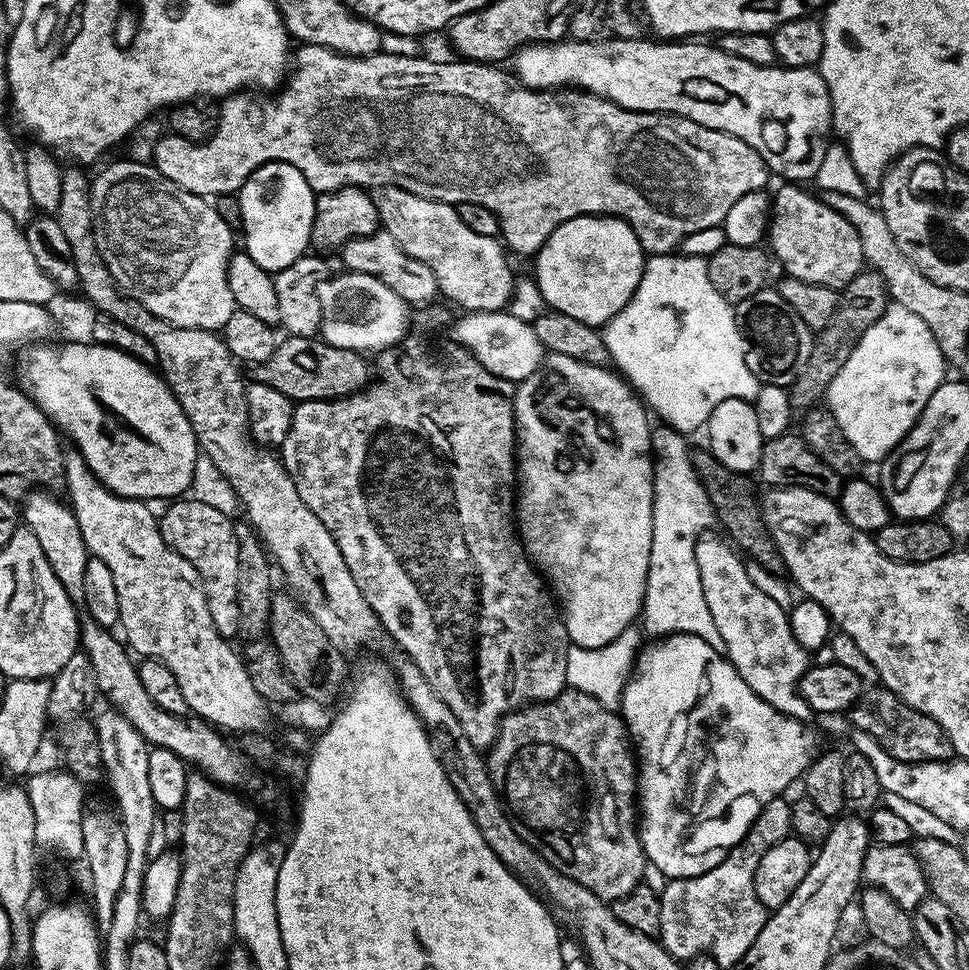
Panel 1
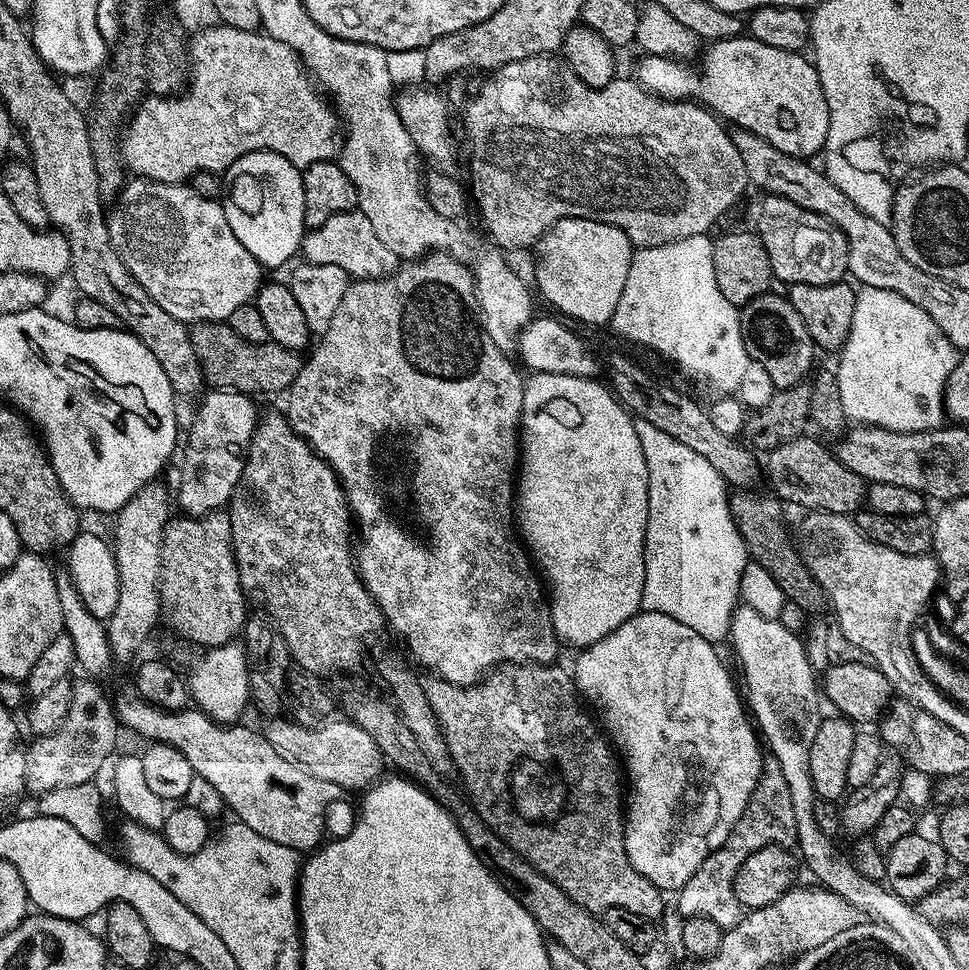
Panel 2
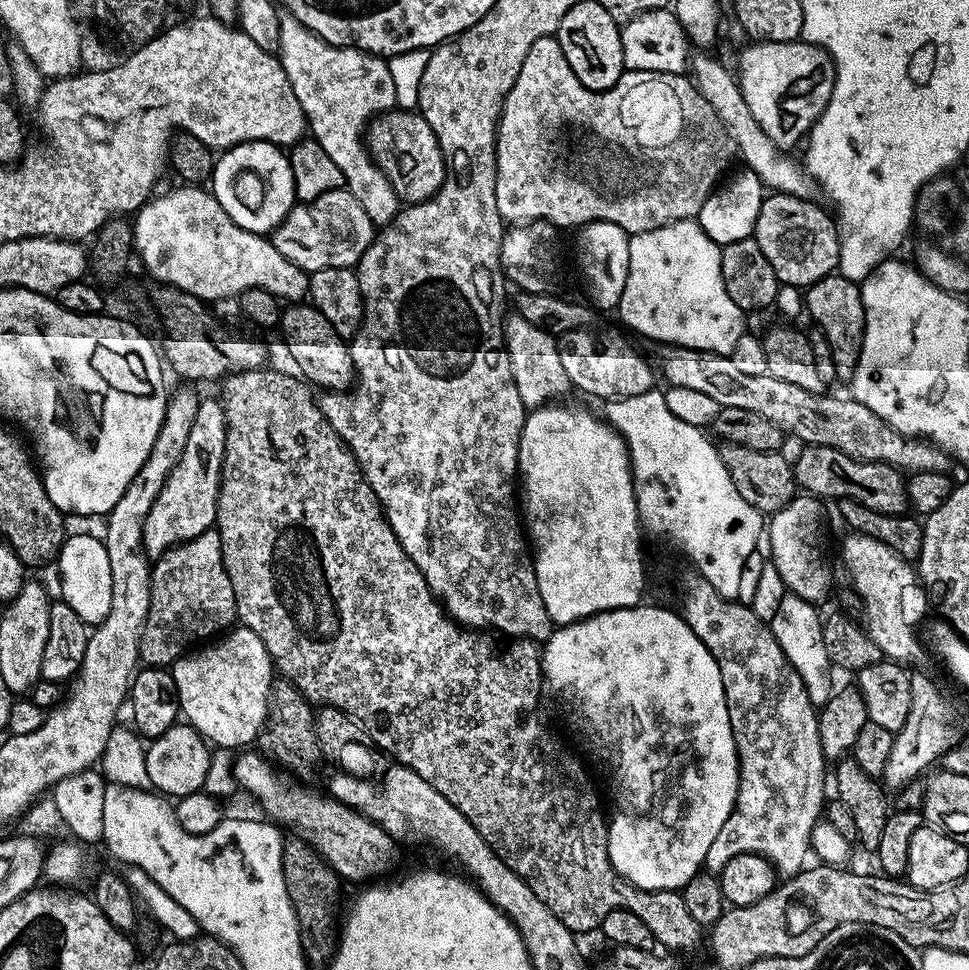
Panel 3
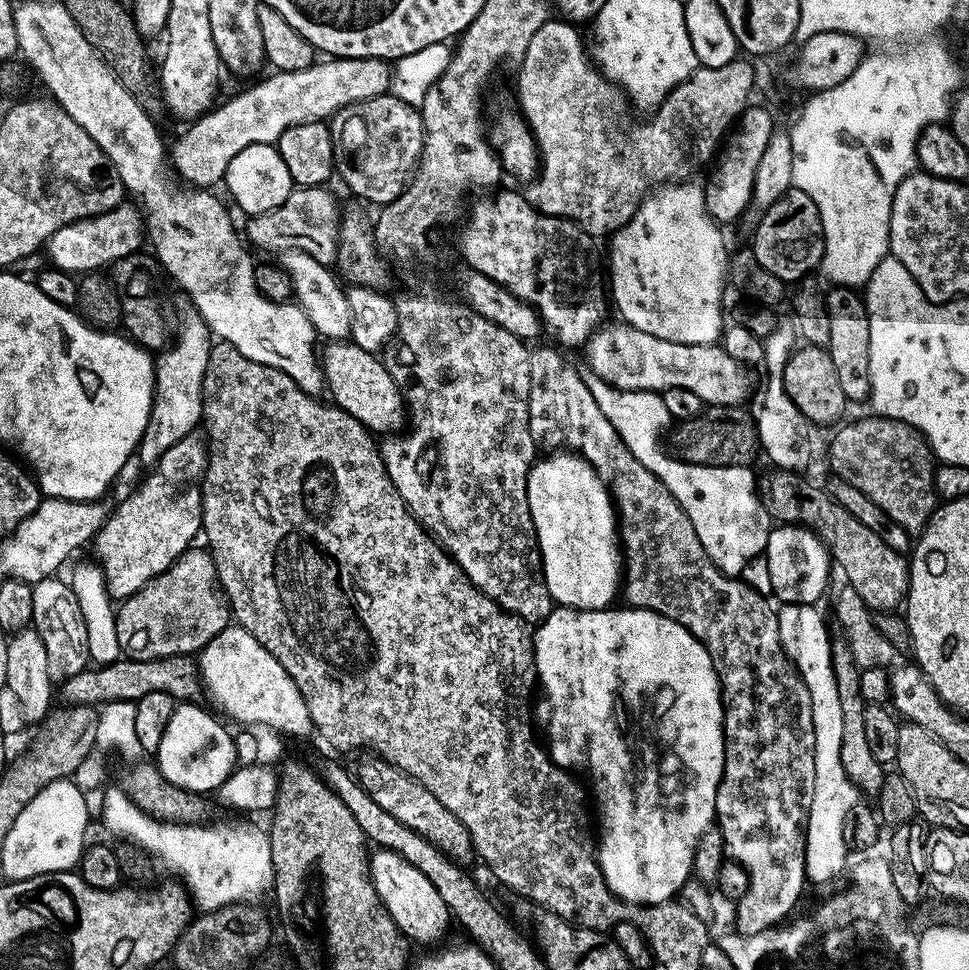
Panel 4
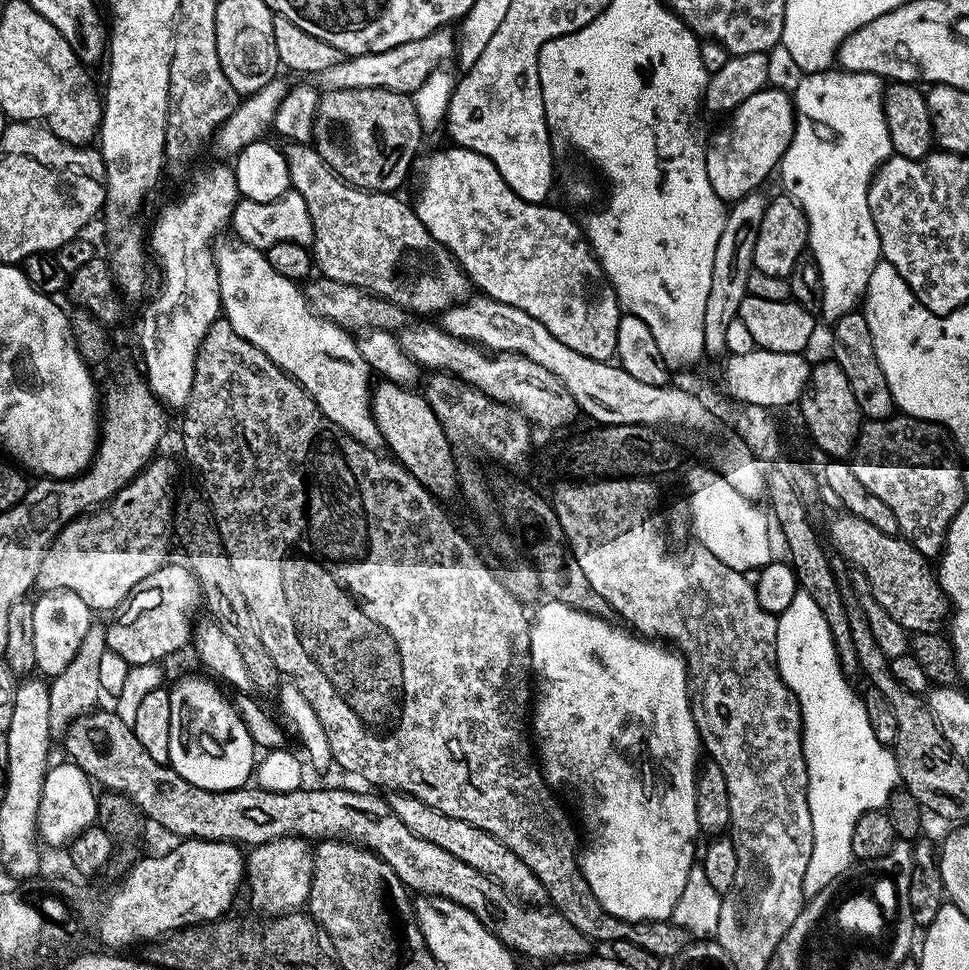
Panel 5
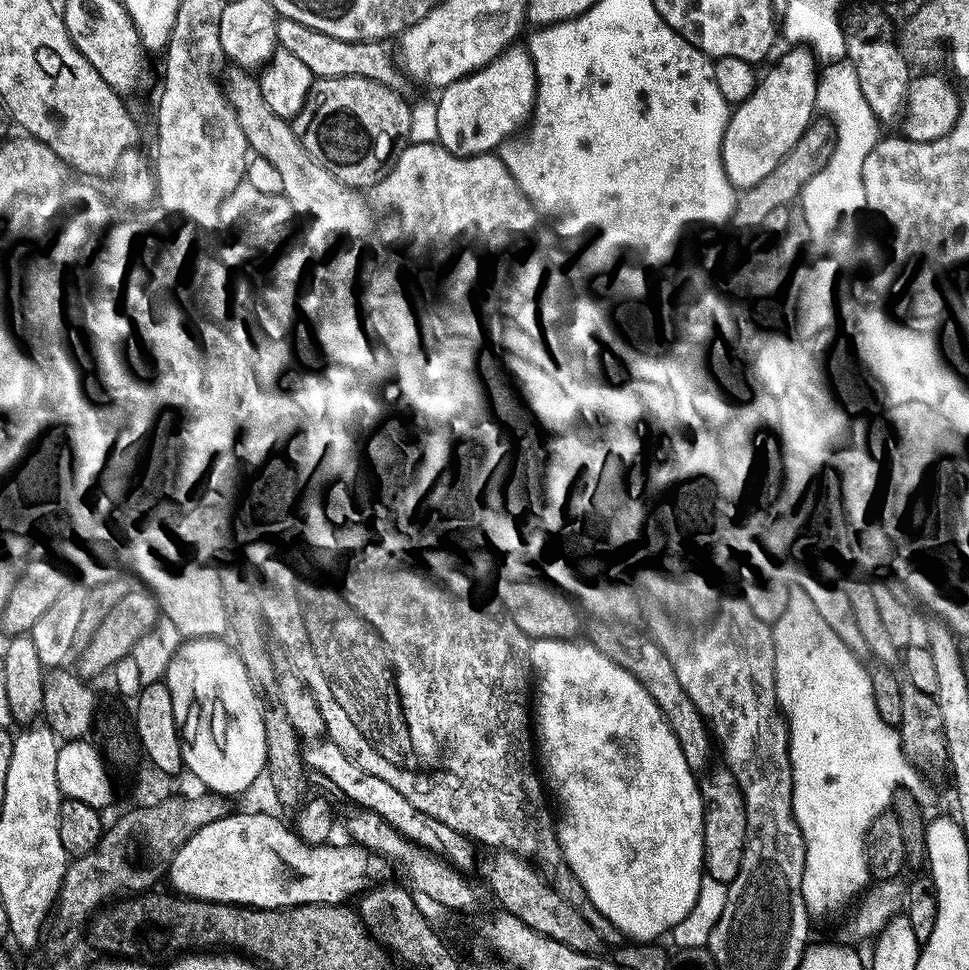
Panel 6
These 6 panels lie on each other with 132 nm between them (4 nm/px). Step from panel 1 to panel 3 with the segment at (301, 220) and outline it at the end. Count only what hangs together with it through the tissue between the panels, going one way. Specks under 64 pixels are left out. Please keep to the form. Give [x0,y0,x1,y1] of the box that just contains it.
[210,140,297,234]

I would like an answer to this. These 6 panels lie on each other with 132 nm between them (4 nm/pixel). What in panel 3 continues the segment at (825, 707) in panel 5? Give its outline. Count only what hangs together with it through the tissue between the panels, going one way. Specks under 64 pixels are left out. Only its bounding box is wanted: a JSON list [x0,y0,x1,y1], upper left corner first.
[770,594,834,706]

